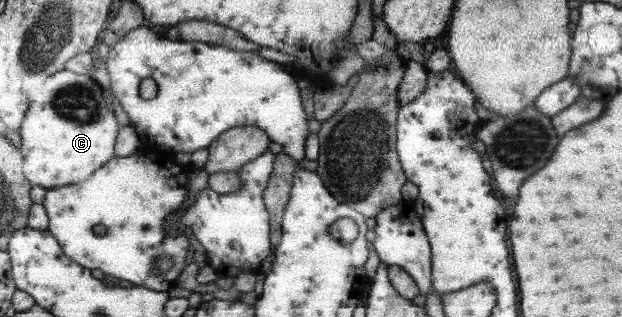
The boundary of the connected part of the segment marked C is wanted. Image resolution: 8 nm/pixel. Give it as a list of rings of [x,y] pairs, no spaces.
[[[66,69],[46,78],[30,102],[30,109],[26,111],[26,121],[22,124],[23,153],[25,155],[26,179],[32,186],[46,189],[74,185],[84,181],[96,170],[108,163],[117,155],[117,137],[120,125],[116,121],[114,111],[108,107],[108,99],[104,91],[86,74],[72,73]]]

